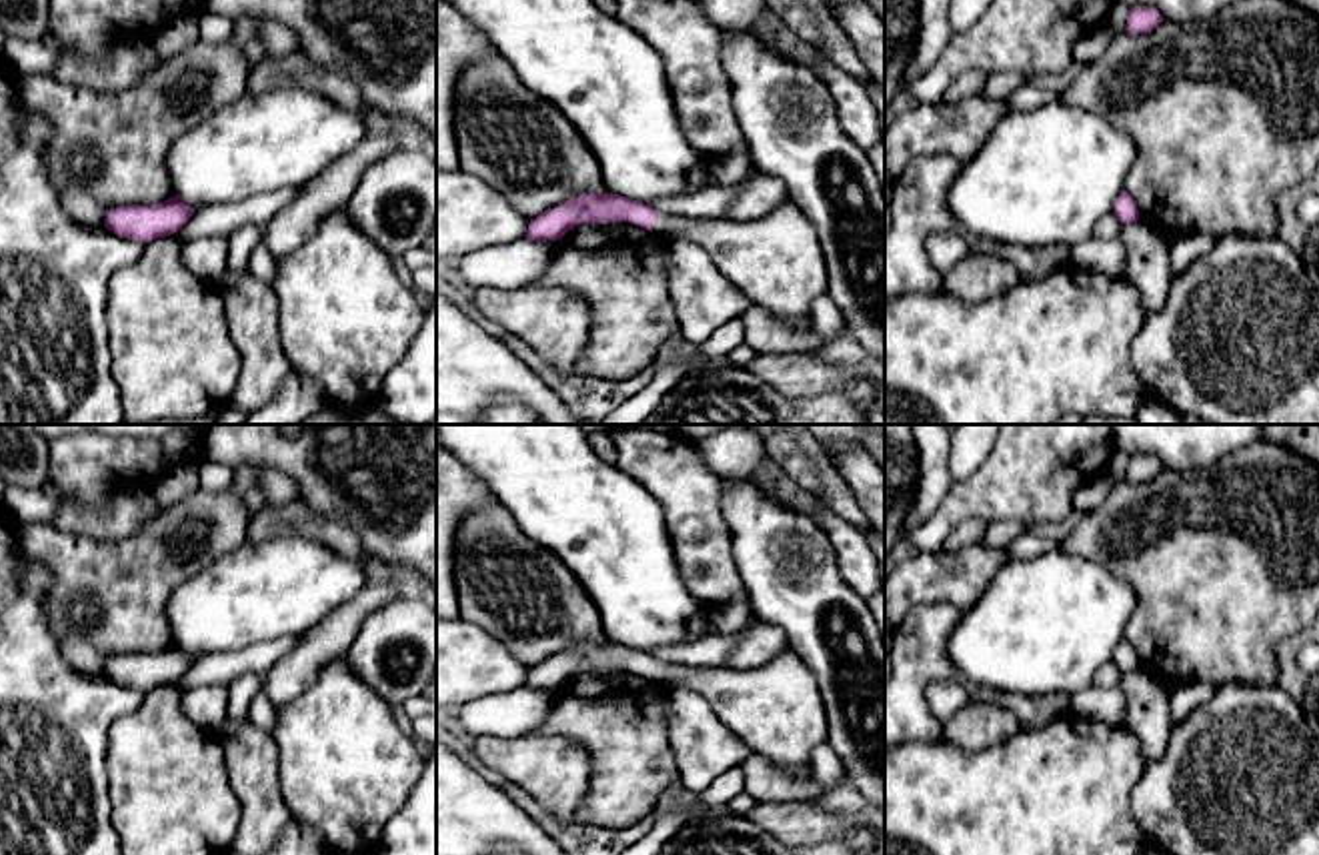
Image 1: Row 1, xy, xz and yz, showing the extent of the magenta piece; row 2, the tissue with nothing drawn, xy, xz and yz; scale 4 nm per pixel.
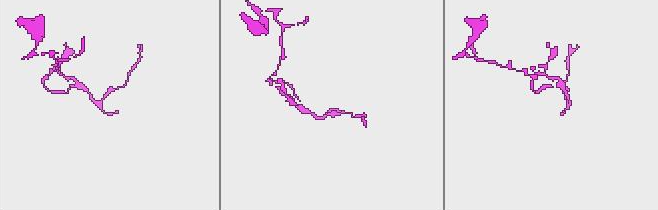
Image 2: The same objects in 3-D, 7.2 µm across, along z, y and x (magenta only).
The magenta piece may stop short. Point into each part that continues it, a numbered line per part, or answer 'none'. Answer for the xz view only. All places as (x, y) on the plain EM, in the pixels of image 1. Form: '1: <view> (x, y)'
1: xz (777, 709)

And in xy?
1: xy (171, 793)

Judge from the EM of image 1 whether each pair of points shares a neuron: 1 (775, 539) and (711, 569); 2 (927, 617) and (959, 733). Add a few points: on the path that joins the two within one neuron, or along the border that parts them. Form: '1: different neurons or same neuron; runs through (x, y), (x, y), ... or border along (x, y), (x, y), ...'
1: different neurons; border along (721, 513), (729, 531), (731, 557), (747, 599)
2: different neurons; border along (941, 725), (943, 735)

